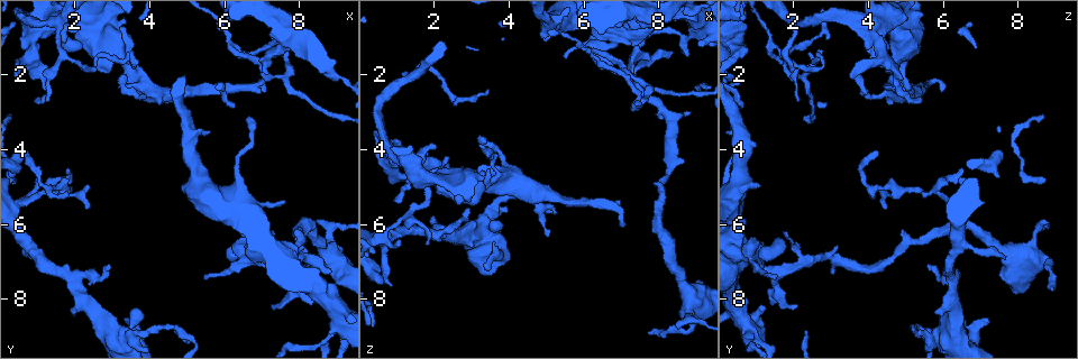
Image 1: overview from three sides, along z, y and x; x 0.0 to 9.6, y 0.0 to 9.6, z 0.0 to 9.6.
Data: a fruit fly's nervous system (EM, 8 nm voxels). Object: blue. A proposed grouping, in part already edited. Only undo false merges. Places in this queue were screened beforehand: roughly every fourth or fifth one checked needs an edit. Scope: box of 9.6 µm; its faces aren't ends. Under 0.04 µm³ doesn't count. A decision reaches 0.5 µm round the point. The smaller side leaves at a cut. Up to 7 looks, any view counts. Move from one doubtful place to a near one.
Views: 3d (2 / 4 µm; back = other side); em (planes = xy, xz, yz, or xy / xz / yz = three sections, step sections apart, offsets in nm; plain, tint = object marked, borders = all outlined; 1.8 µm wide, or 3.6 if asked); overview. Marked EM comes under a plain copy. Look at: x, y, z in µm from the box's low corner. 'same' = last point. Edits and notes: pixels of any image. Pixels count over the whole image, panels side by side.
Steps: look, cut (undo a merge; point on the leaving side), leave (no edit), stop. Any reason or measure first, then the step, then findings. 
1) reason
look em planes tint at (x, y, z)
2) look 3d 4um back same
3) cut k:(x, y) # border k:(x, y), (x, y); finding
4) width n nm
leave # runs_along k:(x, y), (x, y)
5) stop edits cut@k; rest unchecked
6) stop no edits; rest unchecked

sudden change in width
look em 3.6um planes tint at (6.85, 6.75, 0.65)

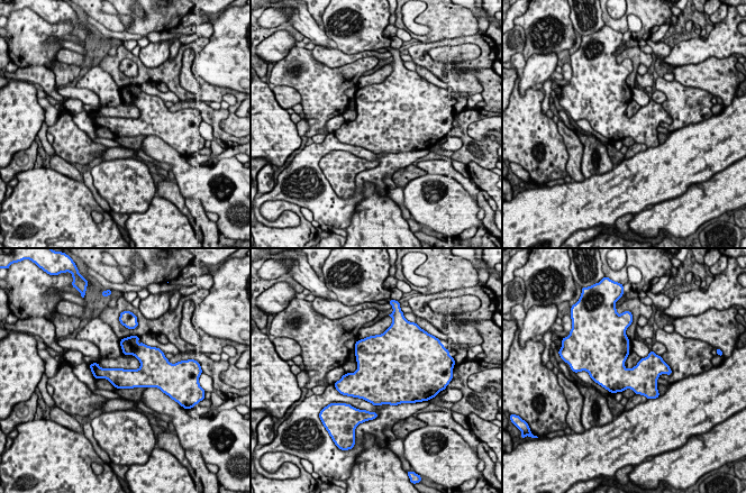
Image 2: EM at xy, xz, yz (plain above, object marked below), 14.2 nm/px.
leave # one neuron here

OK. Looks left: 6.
abrupt turn
look 3d 4um at (6.85, 1.60, 1.65)

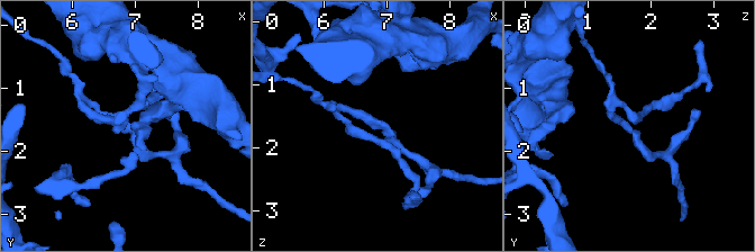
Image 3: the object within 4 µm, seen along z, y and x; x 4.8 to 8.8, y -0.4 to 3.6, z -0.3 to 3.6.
now the EM
look em planes tint at (6.85, 1.60, 1.60)

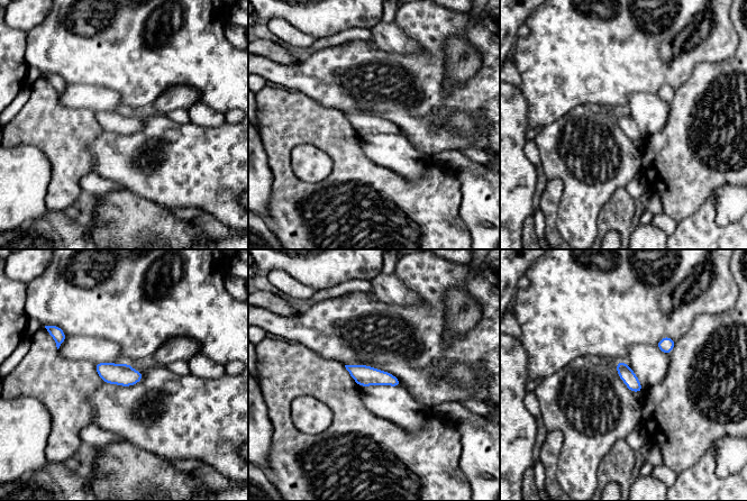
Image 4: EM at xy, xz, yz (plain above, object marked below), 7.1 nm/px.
leave # one neuron here

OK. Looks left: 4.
arms part here
look em planes tint at (1.40, 0.70, 4.45)

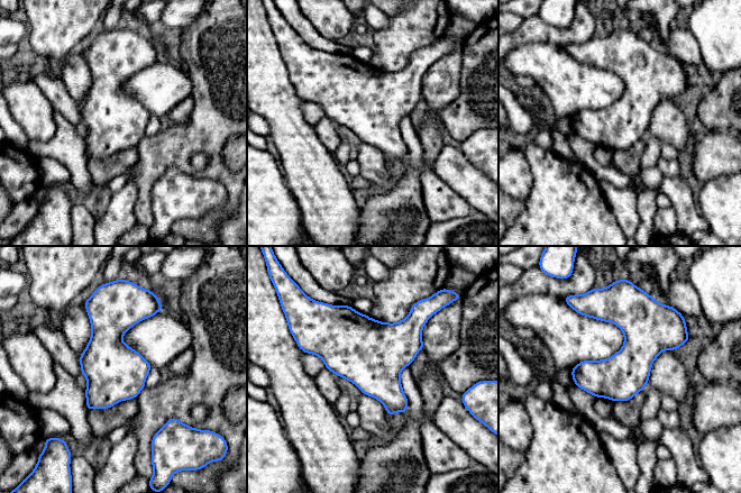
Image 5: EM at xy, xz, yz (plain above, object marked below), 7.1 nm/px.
width 320 nm
leave # continuous, no second neuron

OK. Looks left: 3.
stop no edits; rest unchecked

